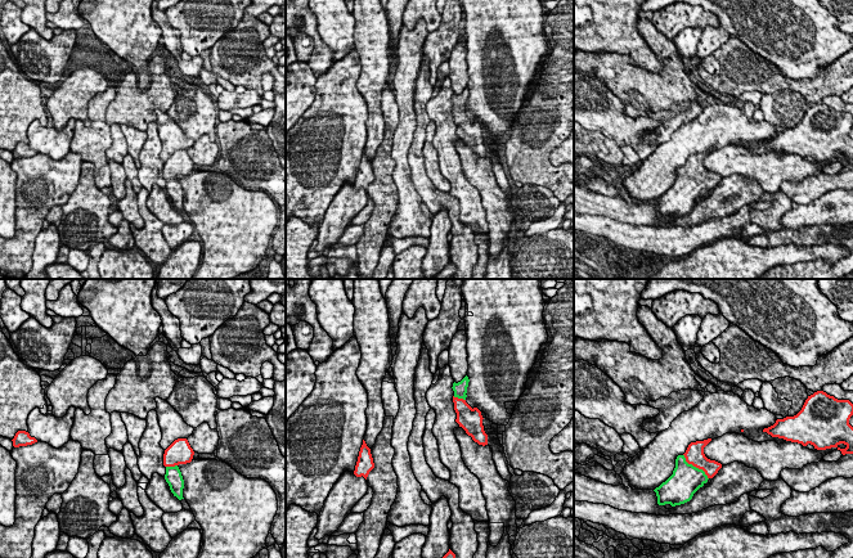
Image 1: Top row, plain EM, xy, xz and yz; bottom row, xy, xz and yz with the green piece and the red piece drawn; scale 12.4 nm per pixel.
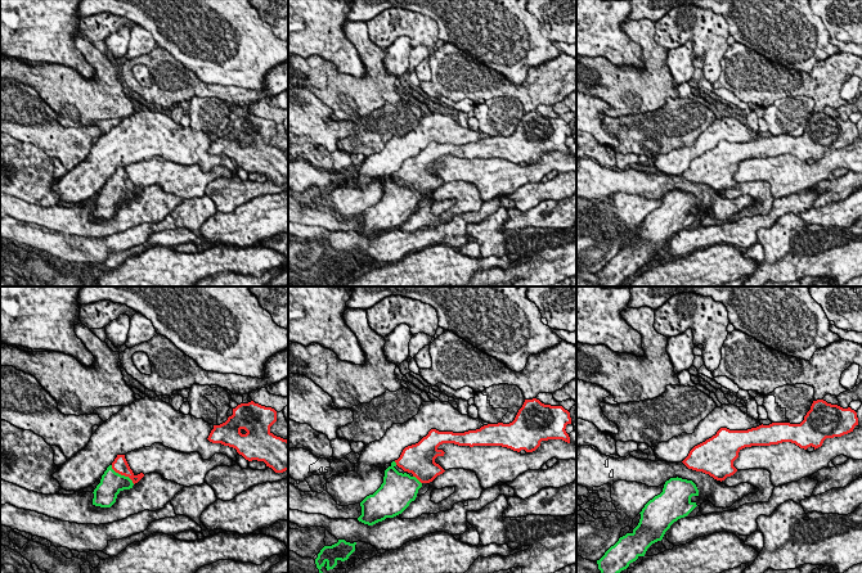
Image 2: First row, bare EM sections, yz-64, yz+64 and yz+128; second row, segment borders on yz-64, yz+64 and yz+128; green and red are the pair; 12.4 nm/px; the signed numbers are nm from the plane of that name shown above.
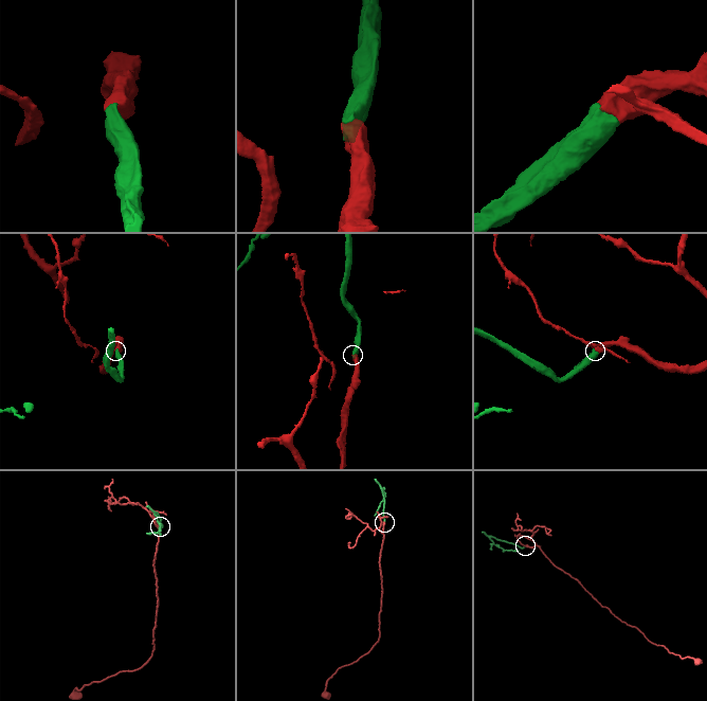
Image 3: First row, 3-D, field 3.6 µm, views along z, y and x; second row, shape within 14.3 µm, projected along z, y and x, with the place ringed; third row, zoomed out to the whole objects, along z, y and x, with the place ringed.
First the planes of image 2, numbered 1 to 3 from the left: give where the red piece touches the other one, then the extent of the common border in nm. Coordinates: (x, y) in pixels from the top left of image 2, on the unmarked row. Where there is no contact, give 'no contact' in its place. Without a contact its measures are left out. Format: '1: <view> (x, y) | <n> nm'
1: yz-64 (122, 188) | 380 nm
2: yz+64 (417, 192) | 150 nm
3: no contact

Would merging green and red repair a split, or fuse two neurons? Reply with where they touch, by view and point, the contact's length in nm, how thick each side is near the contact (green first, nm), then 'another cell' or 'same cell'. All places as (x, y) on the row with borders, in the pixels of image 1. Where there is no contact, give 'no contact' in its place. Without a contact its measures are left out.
yz (695, 467) | 440 nm | 380/240 nm | same cell

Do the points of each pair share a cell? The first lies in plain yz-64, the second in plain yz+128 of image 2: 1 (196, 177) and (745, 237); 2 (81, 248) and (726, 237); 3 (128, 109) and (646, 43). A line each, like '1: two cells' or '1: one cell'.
1: two cells
2: one cell
3: one cell

